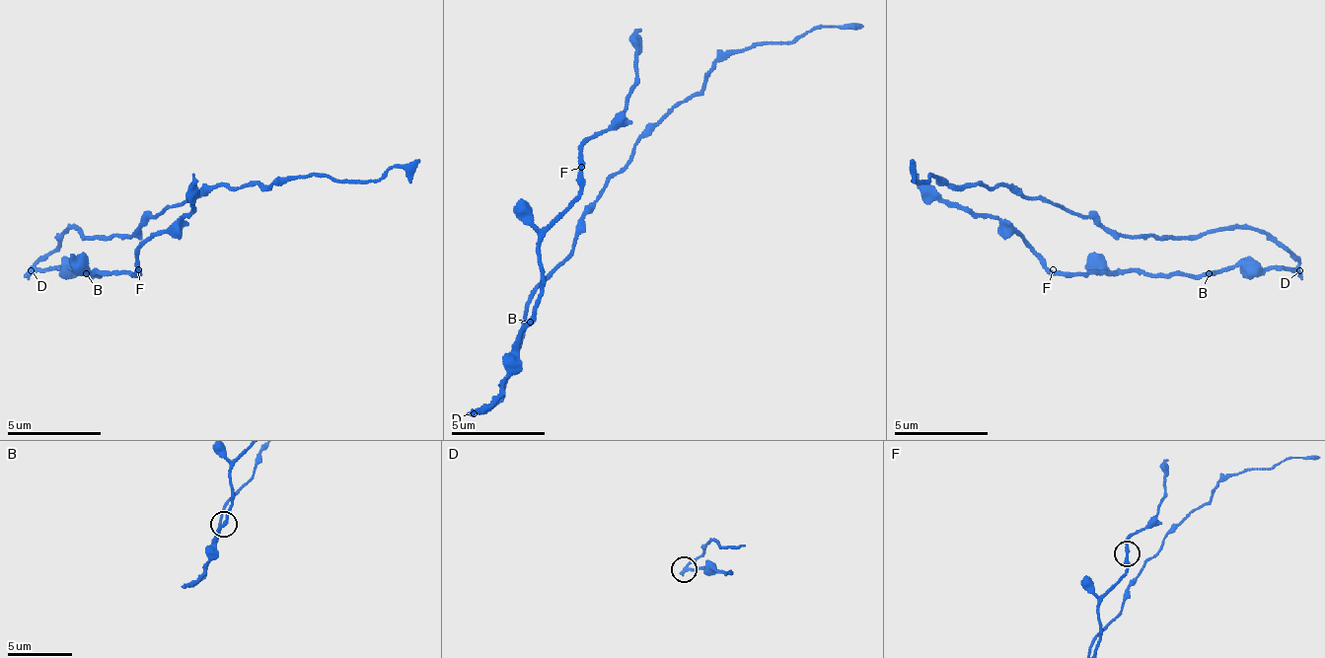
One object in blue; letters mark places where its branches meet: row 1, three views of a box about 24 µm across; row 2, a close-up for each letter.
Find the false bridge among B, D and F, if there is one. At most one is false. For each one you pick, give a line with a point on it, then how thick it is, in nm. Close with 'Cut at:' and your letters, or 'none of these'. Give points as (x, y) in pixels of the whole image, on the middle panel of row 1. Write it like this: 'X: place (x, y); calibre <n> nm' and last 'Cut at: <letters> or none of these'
D: place (474, 413); calibre 240 nm
Cut at: D

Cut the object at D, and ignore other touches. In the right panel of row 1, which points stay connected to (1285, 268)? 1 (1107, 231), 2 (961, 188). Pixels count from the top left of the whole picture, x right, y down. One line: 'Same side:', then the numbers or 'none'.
Same side: none

